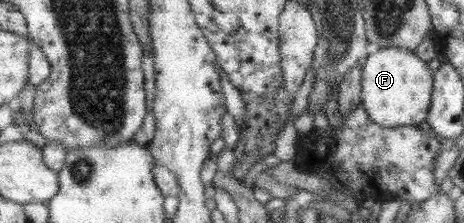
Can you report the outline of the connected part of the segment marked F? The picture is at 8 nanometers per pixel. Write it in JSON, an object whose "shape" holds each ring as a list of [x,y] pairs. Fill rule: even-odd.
{"shape":[[[386,47],[378,50],[365,61],[362,71],[361,103],[370,114],[370,119],[382,127],[417,126],[426,121],[433,102],[435,73],[430,71],[428,63],[415,52],[405,48]]]}

